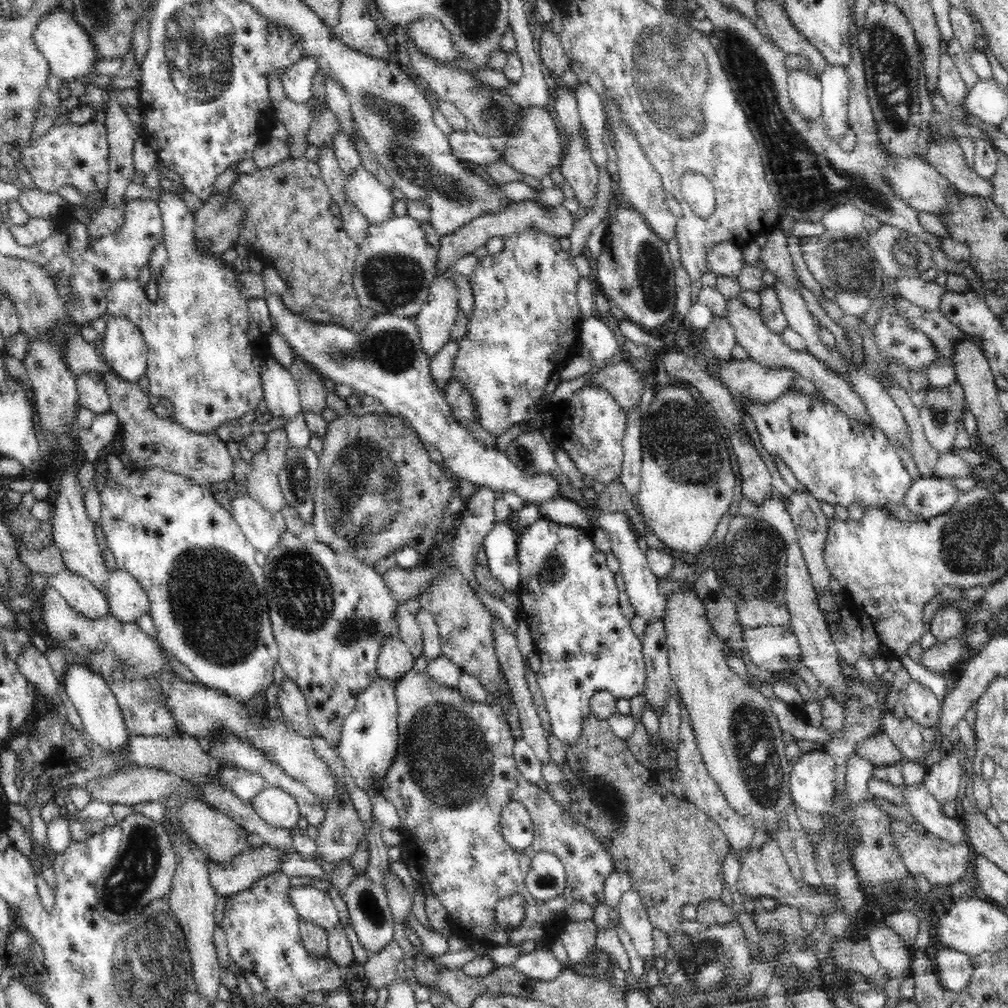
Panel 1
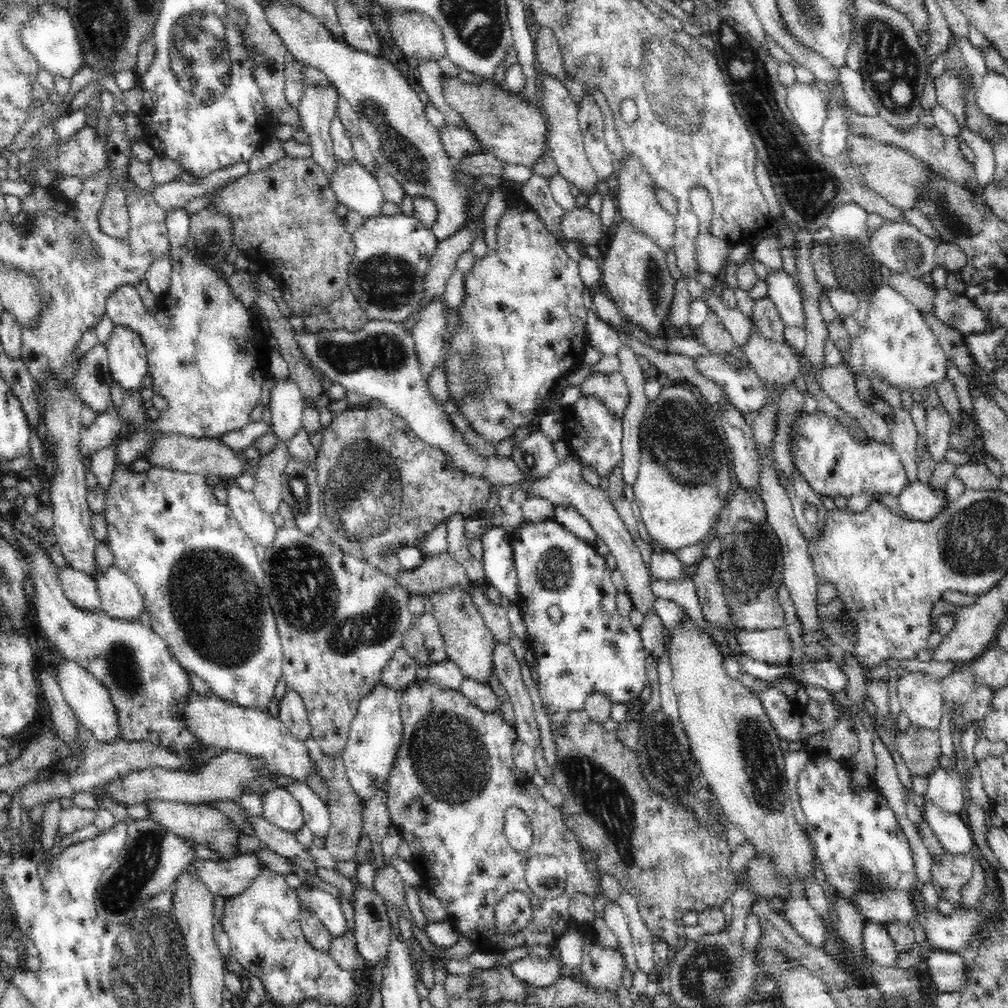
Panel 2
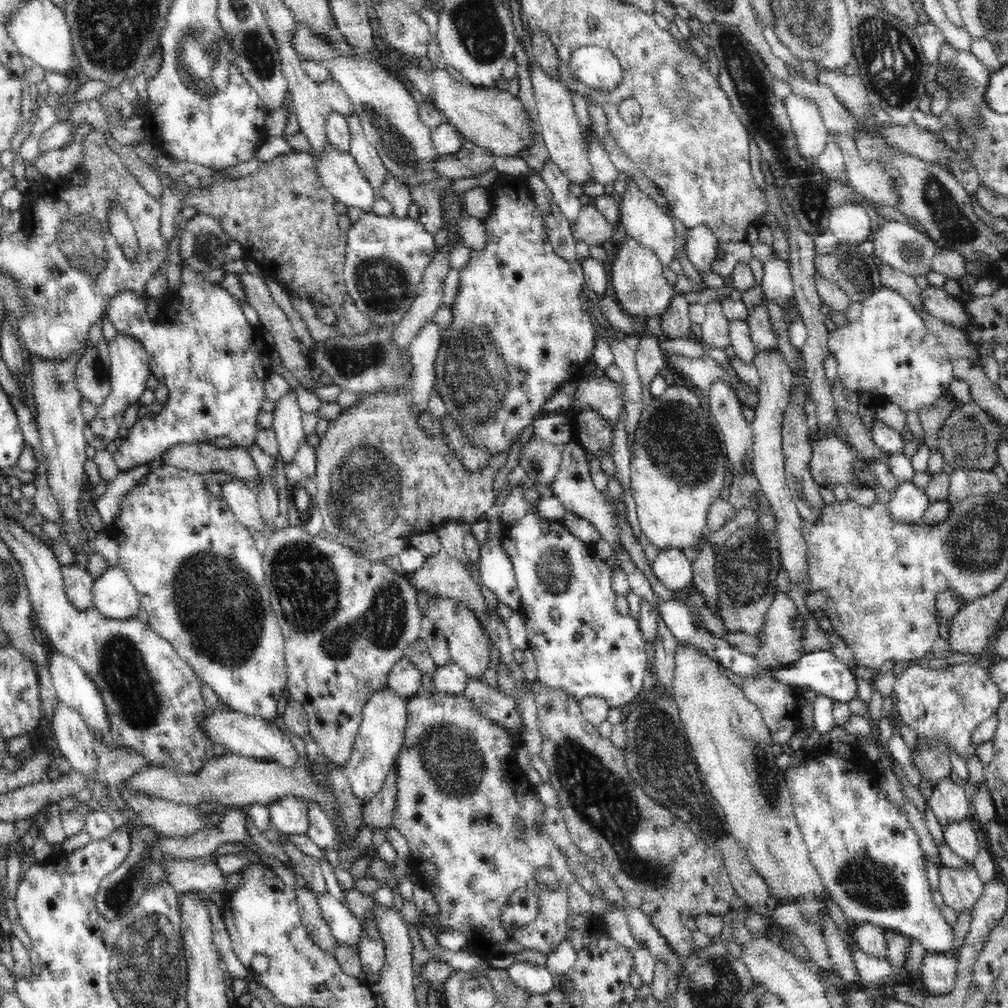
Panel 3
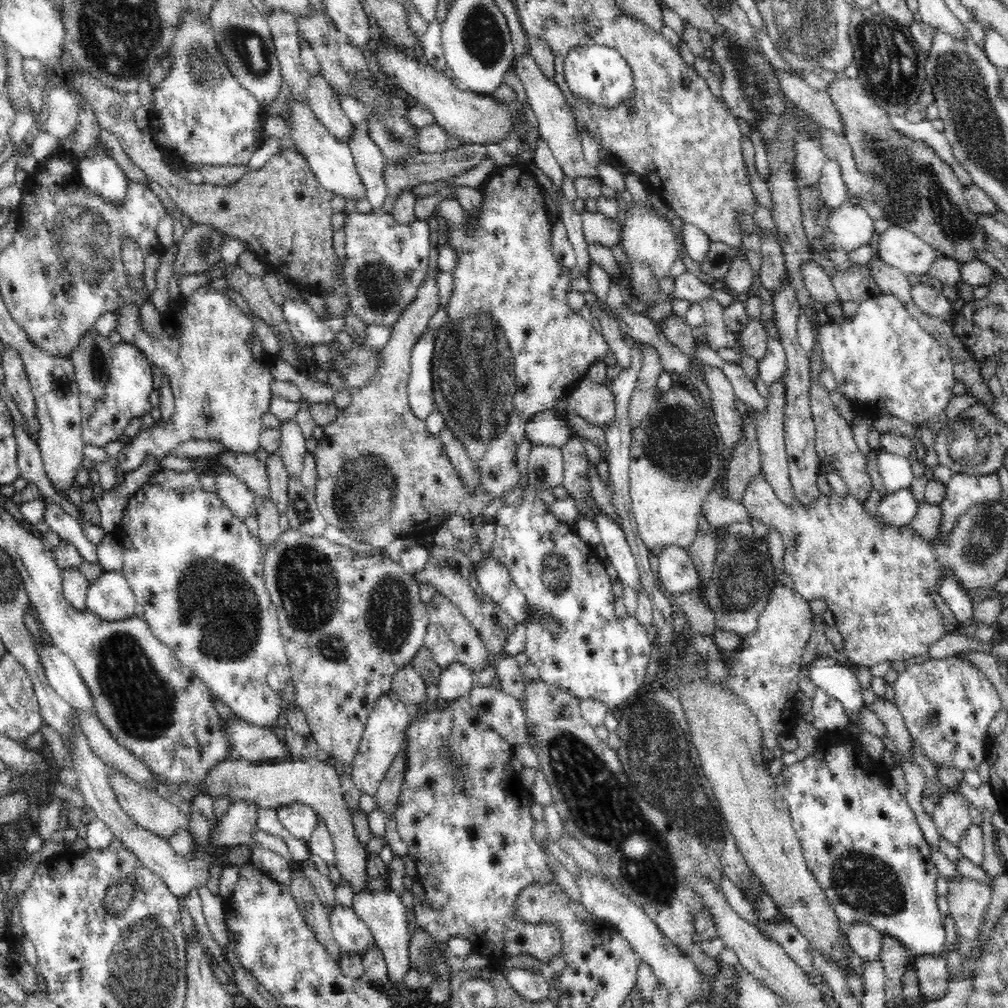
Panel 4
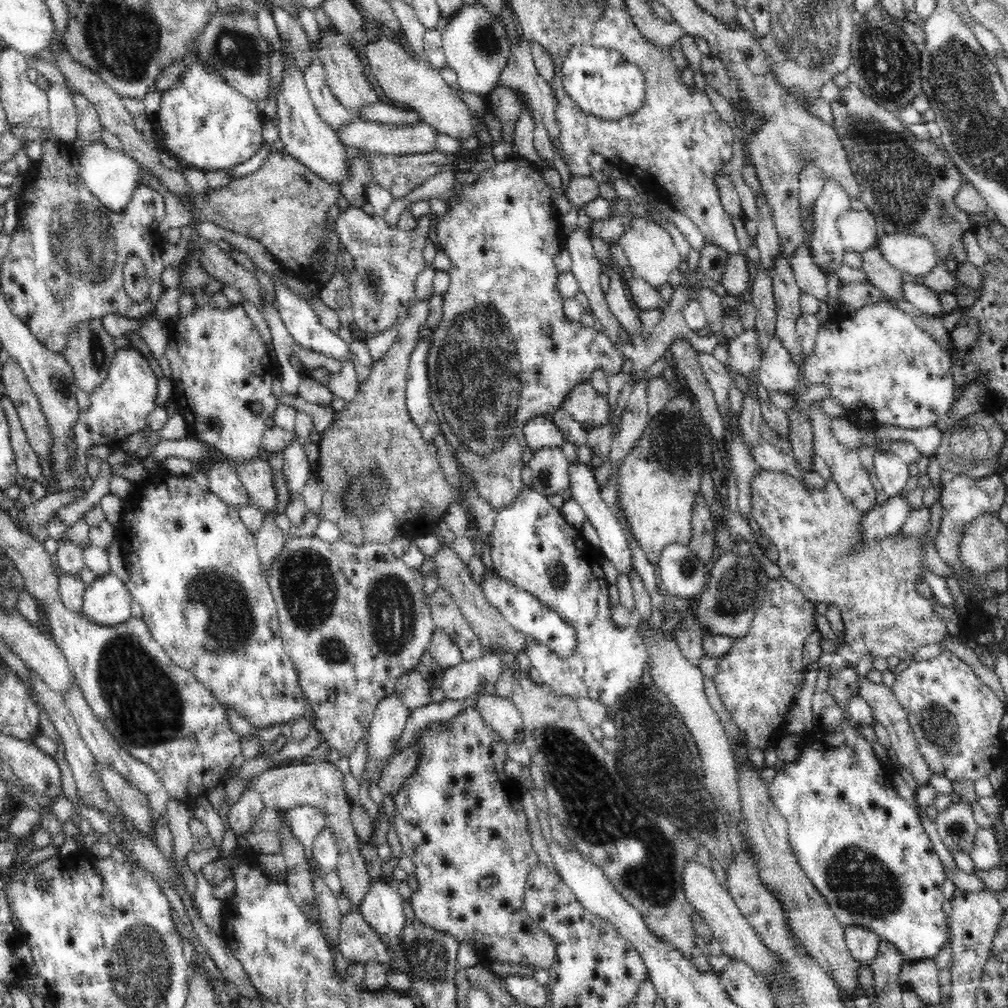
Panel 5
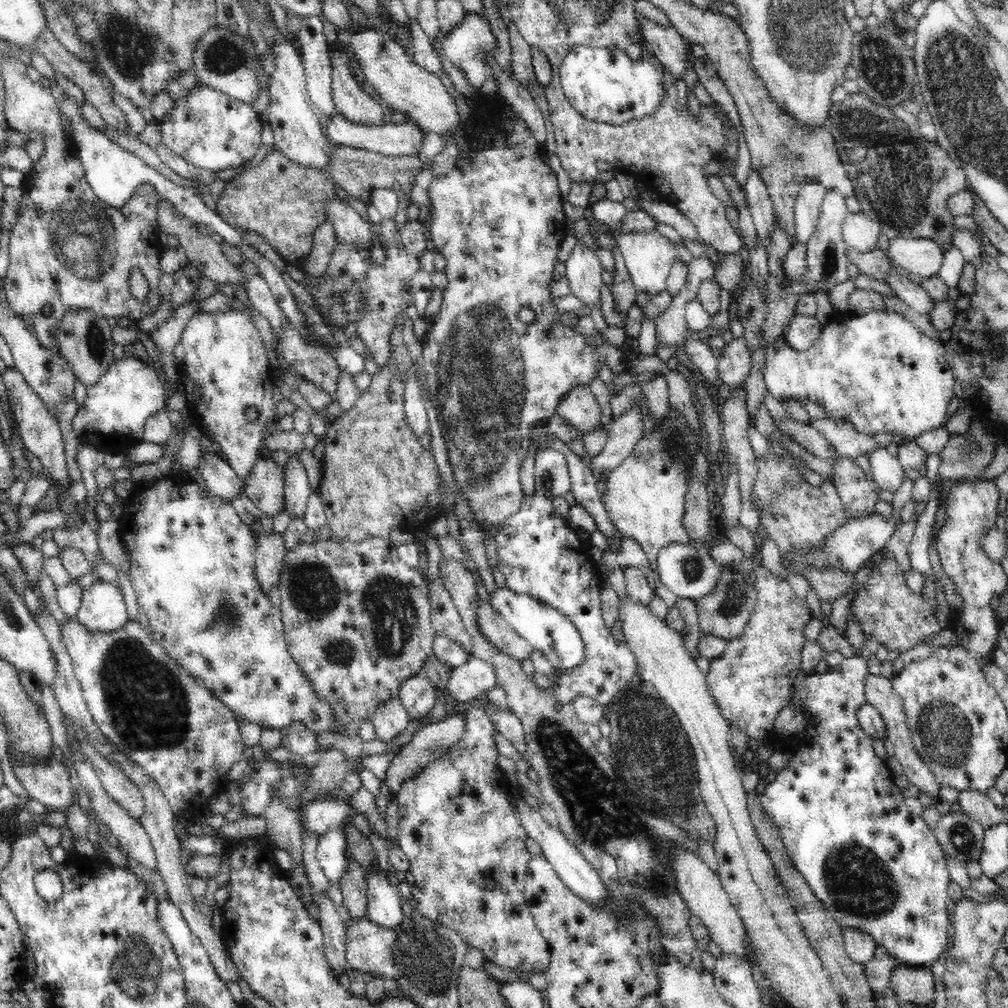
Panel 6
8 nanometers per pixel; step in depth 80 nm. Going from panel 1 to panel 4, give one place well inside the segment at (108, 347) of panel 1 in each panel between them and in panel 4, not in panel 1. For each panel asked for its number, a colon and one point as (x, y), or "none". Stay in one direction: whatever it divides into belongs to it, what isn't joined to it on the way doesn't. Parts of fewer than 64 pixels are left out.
2: (127, 355)
3: (129, 371)
4: (125, 397)

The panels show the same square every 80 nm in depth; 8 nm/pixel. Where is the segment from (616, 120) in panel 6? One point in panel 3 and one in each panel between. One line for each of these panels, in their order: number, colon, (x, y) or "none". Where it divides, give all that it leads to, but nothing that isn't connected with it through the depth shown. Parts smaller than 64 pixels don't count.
3: (596, 67)
4: (598, 73)
5: (601, 81)

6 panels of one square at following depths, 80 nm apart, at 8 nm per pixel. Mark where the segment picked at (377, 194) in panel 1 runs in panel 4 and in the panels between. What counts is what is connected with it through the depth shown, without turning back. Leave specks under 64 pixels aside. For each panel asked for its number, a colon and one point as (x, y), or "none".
2: (355, 187)
3: (339, 172)
4: (331, 161)

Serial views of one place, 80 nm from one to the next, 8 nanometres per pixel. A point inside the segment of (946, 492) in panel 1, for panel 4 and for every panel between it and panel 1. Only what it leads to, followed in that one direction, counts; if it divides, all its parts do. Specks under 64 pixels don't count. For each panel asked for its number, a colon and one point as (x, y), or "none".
2: (918, 500)
3: (908, 502)
4: (898, 509)

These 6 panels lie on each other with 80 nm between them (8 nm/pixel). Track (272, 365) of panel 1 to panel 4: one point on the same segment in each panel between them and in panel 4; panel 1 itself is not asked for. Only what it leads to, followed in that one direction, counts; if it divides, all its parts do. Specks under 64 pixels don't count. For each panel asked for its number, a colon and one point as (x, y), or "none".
2: (286, 402)
3: (287, 422)
4: (292, 448)

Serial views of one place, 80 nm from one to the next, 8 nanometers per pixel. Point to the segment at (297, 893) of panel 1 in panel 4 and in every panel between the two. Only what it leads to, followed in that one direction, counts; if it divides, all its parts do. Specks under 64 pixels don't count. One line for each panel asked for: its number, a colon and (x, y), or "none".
2: (326, 907)
3: (347, 929)
4: (352, 934)

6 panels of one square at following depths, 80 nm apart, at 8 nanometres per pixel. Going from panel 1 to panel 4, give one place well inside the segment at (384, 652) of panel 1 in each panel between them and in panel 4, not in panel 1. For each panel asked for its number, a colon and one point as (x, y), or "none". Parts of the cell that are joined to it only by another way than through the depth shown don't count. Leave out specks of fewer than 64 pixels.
2: (401, 671)
3: (404, 679)
4: (408, 685)

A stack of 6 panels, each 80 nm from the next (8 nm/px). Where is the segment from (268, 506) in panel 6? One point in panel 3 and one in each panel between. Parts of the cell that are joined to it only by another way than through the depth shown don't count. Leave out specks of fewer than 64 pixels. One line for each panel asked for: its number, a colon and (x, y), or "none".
3: (200, 457)
4: (247, 468)
5: (256, 476)

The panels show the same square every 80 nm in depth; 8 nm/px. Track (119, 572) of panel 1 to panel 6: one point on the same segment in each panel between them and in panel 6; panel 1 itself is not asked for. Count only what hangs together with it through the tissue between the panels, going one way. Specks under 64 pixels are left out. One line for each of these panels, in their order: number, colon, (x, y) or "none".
2: (121, 599)
3: (114, 596)
4: (110, 598)
5: (107, 601)
6: (103, 610)

